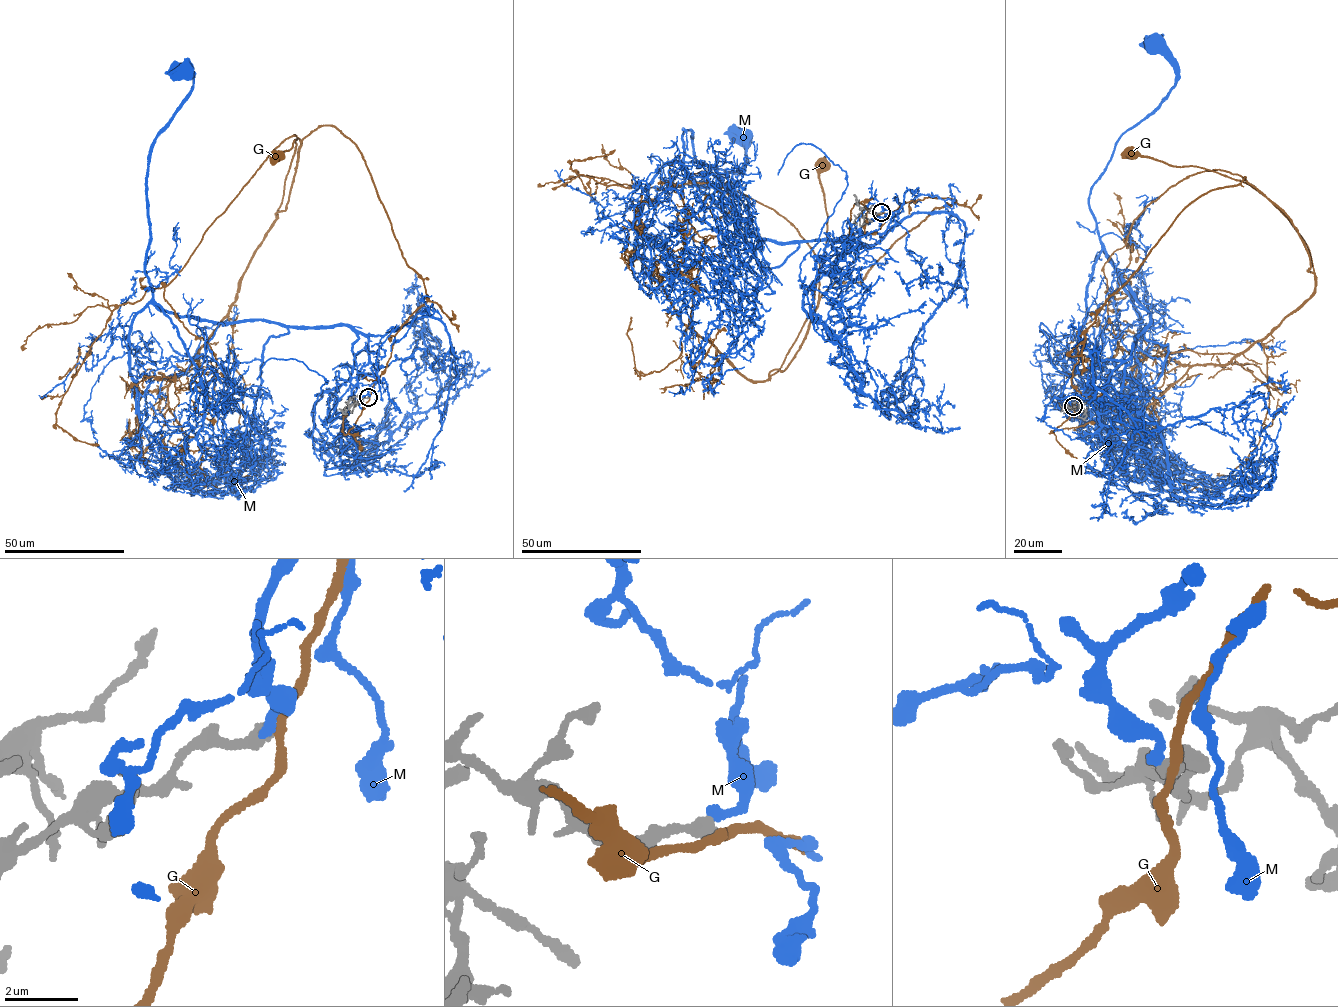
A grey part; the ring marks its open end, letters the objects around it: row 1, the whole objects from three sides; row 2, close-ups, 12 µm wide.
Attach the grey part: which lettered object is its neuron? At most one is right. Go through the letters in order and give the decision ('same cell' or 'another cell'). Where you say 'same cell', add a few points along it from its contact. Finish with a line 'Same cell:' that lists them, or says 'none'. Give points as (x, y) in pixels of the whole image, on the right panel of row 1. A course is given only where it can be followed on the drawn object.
G: another cell
M: same cell; it runs (1074, 406), (1151, 317), (1104, 249), (1089, 196), (1117, 140), (1174, 86), (1153, 44)
Same cell: M

